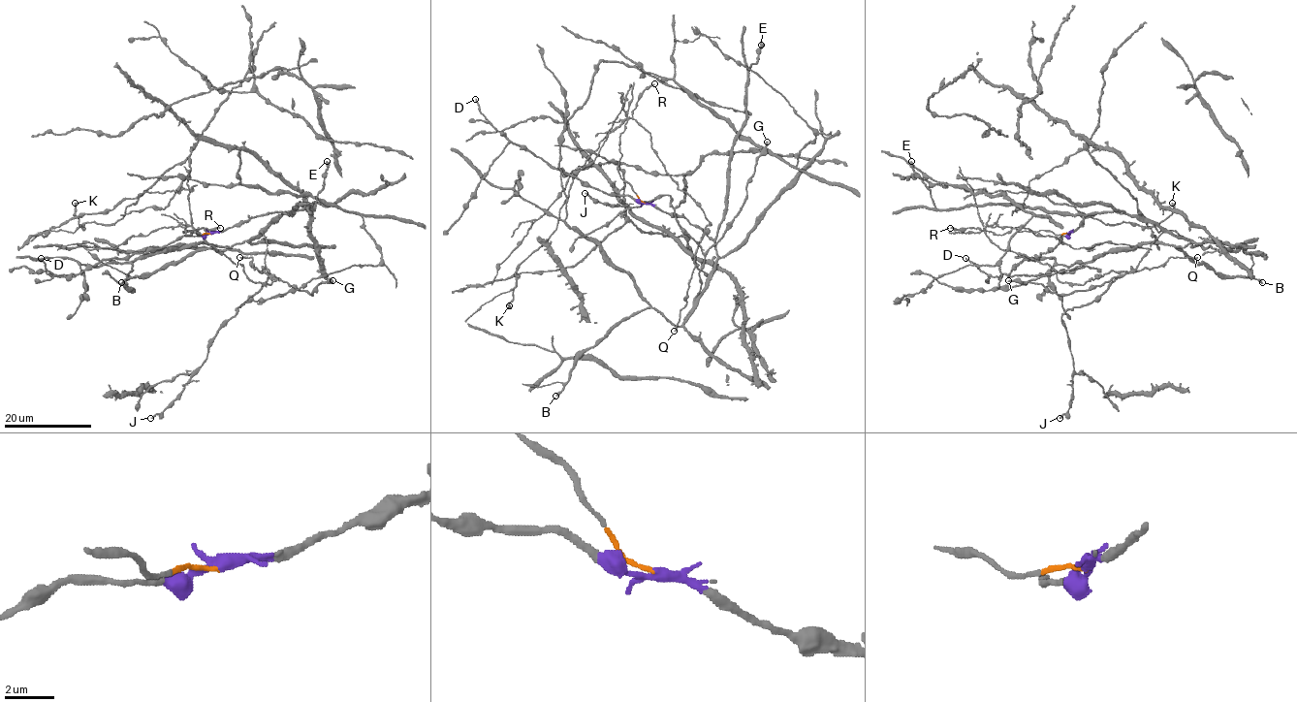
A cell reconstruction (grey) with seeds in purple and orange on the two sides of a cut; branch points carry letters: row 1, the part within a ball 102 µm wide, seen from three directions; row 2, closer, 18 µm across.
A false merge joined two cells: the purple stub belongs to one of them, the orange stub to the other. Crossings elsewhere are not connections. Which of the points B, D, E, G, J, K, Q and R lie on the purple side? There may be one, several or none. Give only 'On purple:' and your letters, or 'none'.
On purple: B, D, E, G, J

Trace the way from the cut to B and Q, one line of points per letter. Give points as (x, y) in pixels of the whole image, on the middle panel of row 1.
B: (645, 202), (684, 217), (714, 242), (708, 287), (680, 326), (653, 308), (622, 318), (580, 357), (555, 396)
Q: (645, 202), (618, 171), (620, 134), (629, 118), (649, 134), (666, 174), (709, 224), (674, 331)

